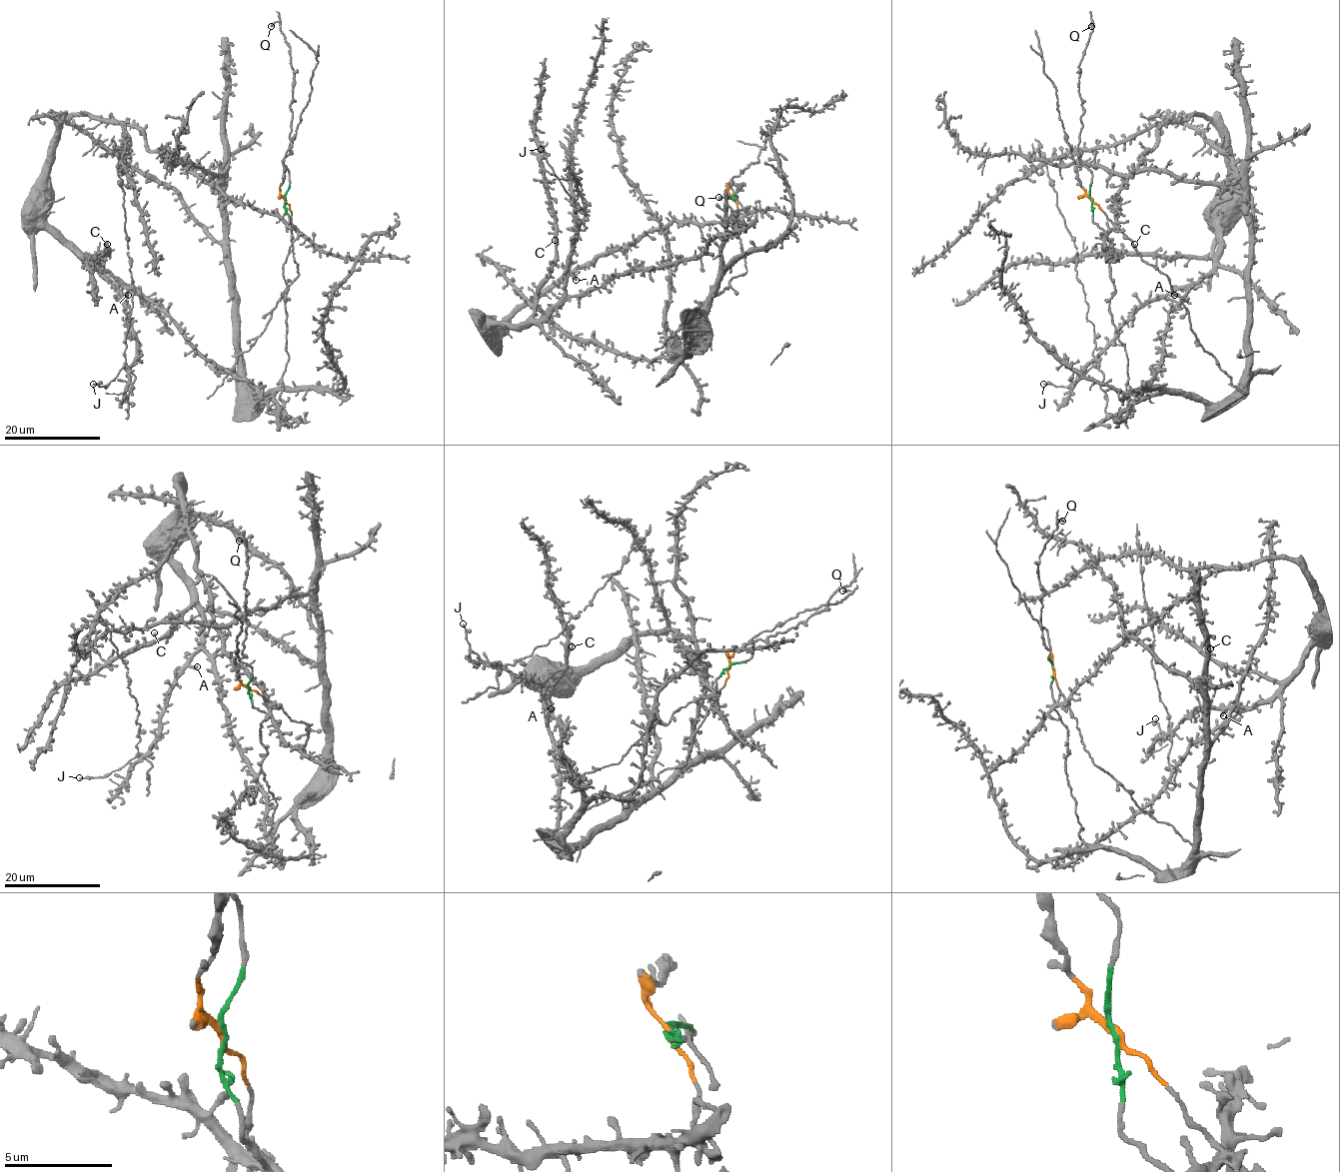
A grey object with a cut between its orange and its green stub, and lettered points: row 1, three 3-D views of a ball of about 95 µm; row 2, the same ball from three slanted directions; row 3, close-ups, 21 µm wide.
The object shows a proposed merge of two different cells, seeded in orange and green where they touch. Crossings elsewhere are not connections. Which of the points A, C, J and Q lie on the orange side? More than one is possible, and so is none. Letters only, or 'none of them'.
A, C, J

